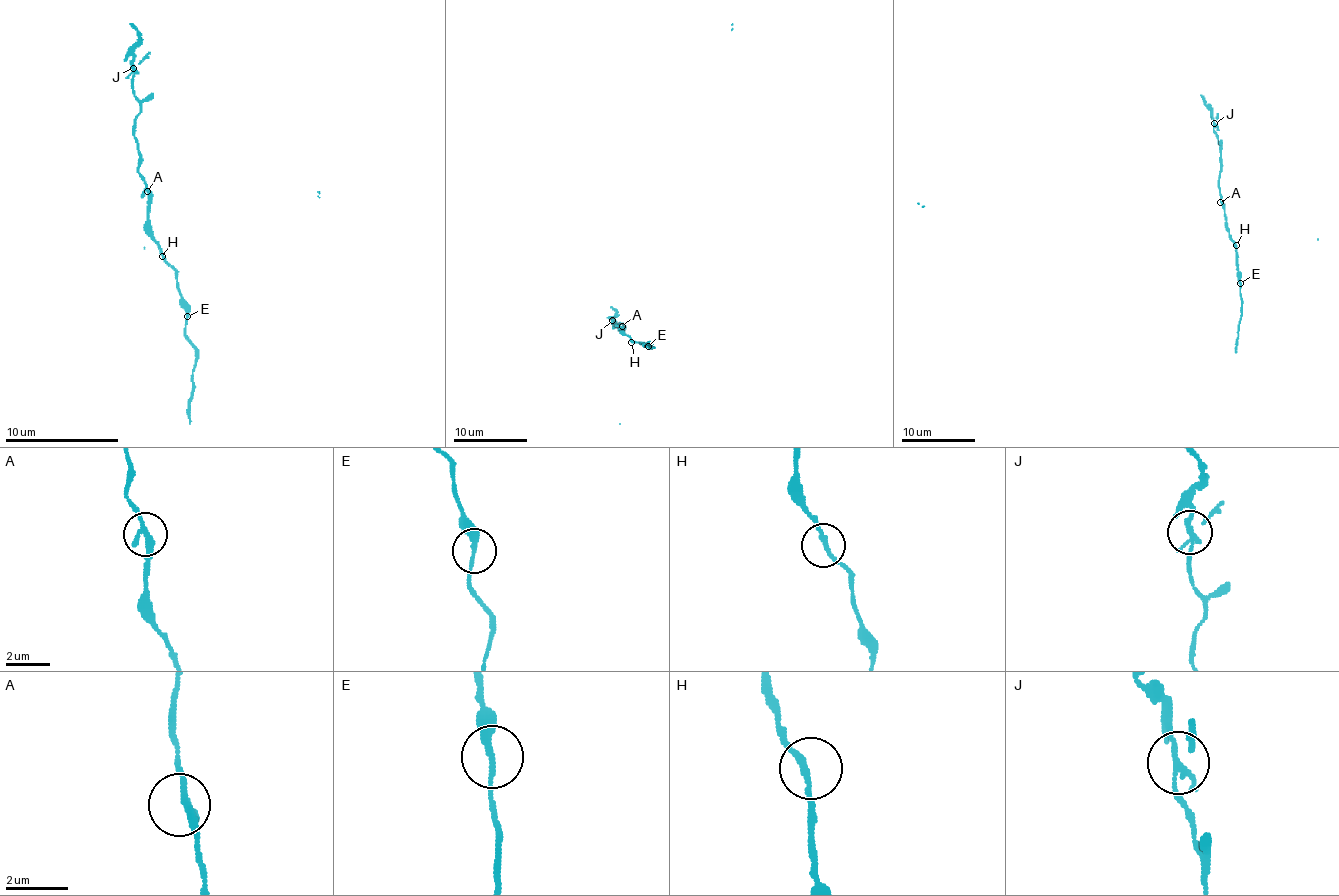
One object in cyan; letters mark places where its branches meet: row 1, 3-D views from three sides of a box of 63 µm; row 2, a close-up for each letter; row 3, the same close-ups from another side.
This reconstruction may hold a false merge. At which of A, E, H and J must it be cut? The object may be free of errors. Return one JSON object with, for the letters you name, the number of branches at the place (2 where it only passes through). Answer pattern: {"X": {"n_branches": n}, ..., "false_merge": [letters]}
{"J": {"n_branches": 3}, "false_merge": ["J"]}

